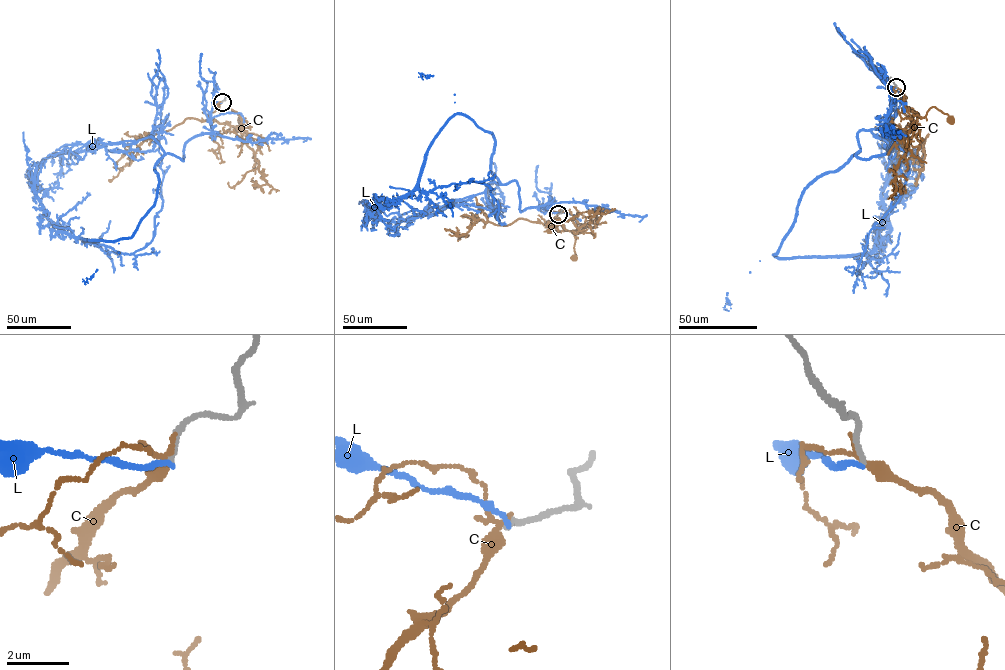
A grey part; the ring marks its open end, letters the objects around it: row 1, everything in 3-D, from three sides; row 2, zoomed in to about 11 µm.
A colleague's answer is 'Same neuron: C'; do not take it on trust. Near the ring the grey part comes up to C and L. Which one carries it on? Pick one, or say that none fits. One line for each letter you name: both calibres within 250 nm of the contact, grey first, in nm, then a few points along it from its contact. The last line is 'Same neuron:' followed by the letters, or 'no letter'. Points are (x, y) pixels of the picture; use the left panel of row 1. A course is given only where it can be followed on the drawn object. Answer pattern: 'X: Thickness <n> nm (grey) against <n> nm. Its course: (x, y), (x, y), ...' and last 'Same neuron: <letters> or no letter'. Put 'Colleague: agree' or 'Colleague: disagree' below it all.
Same neuron: no letter
Colleague: disagree

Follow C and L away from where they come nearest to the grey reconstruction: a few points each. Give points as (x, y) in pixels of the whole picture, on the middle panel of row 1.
C: (558, 214), (545, 223), (556, 231), (570, 231), (574, 234), (574, 257)
L: (558, 214), (520, 210), (493, 135), (454, 114), (418, 188), (482, 183), (493, 210)

